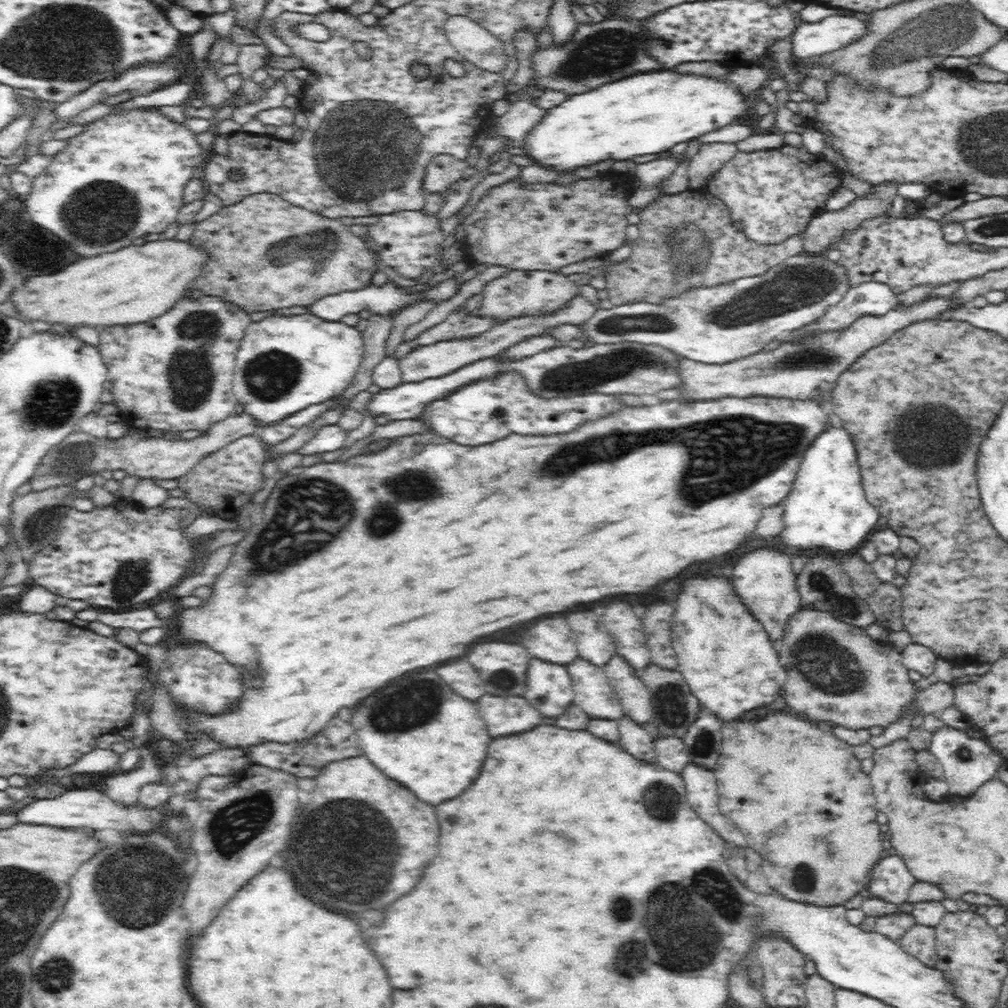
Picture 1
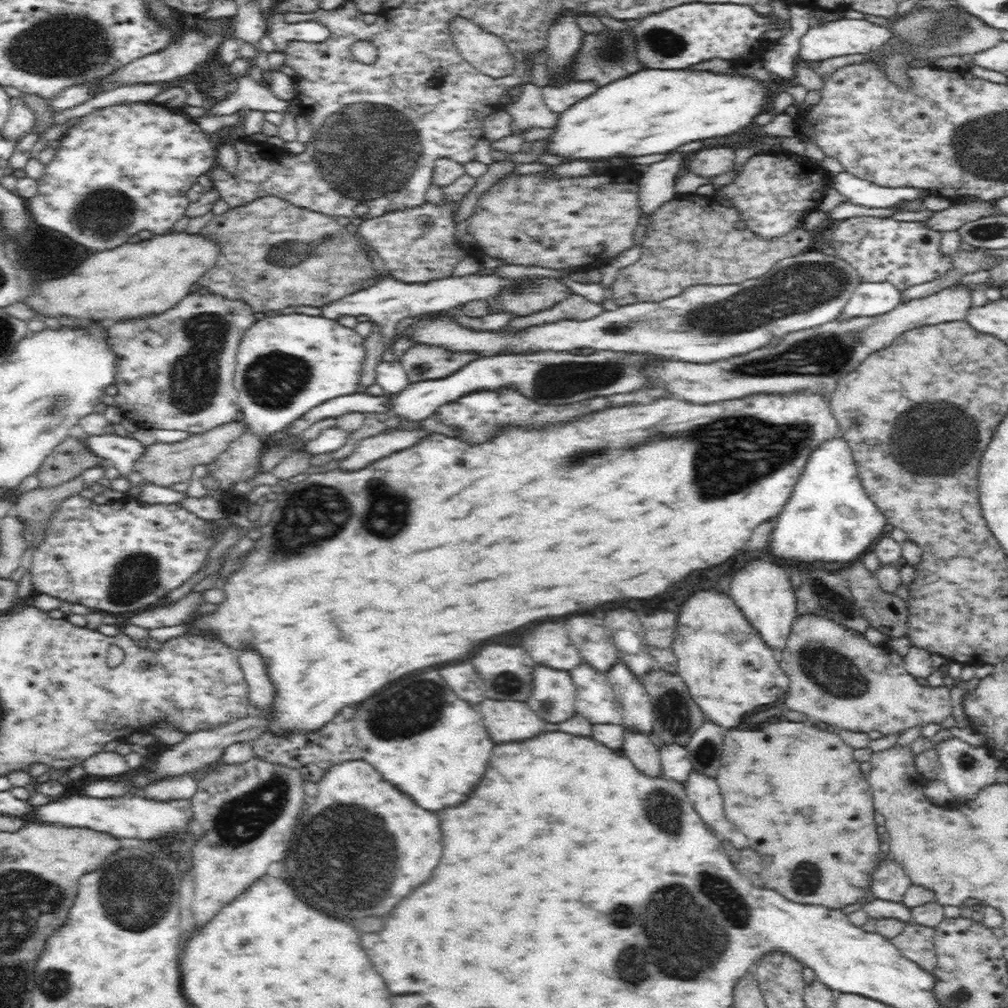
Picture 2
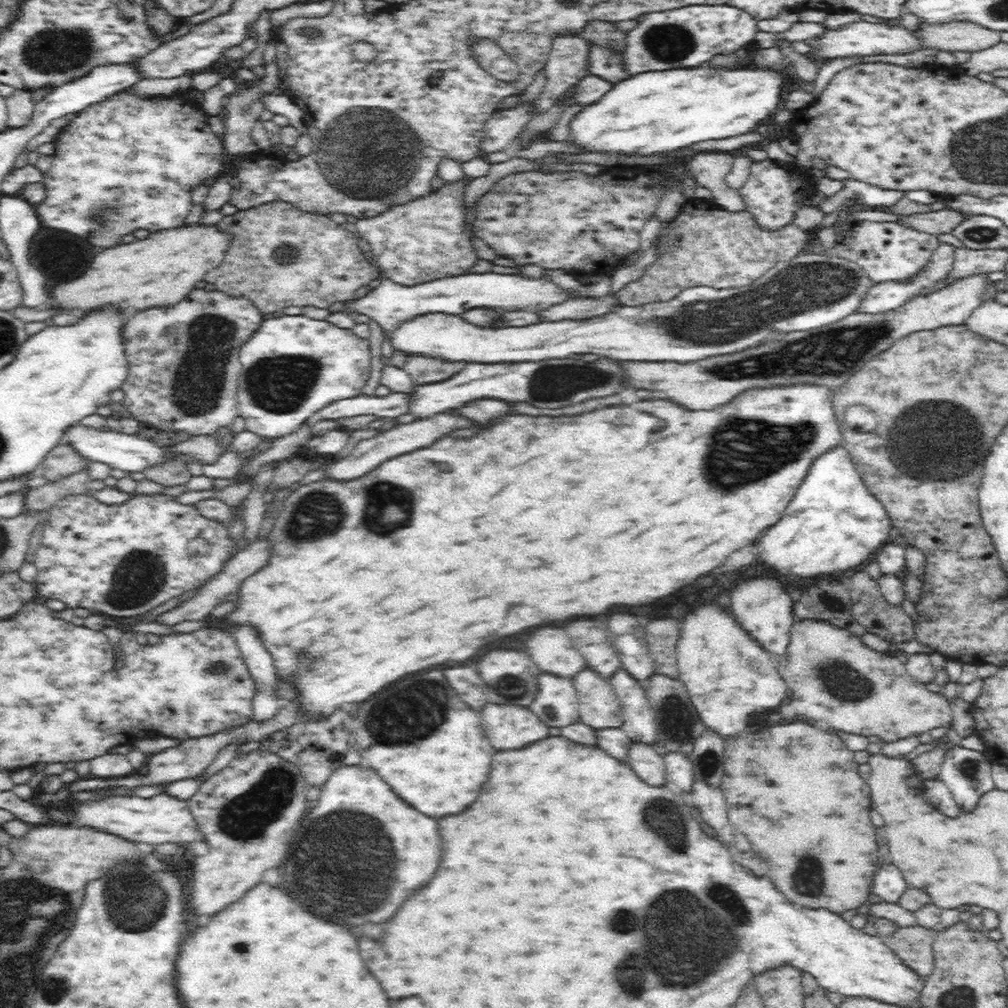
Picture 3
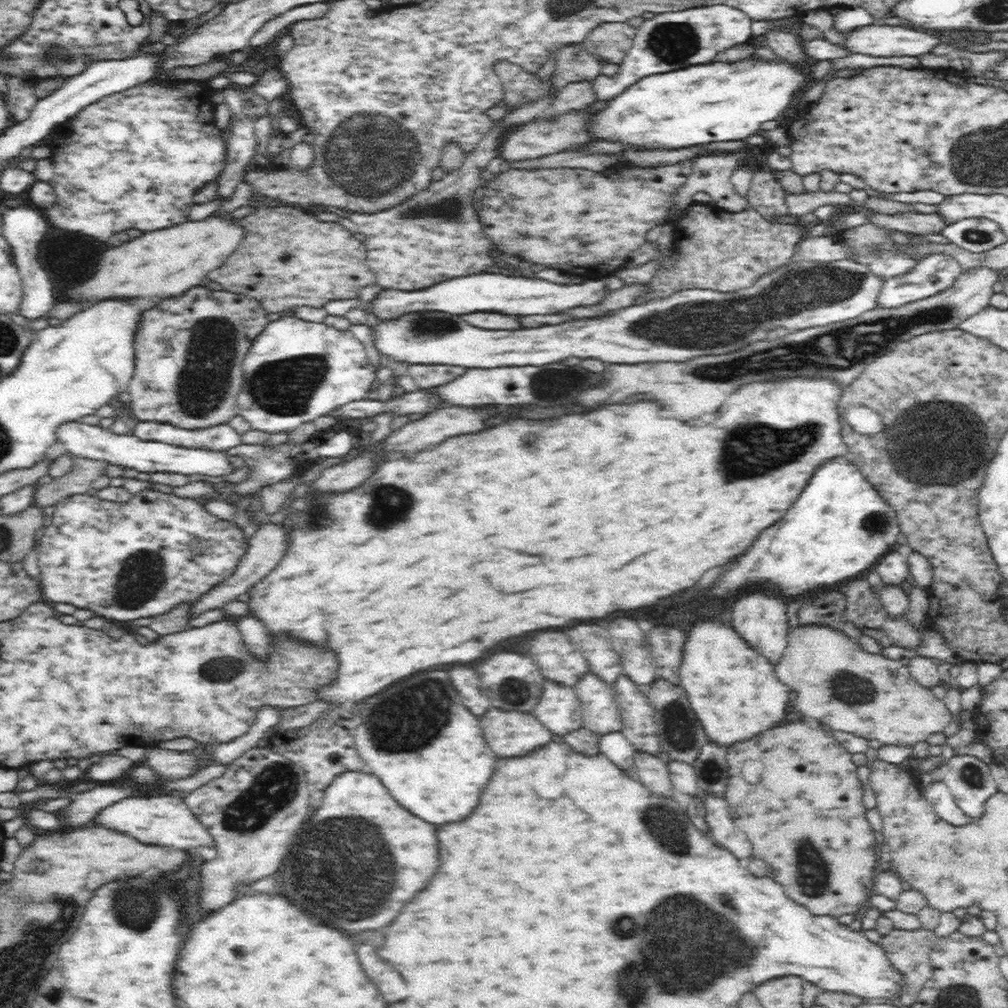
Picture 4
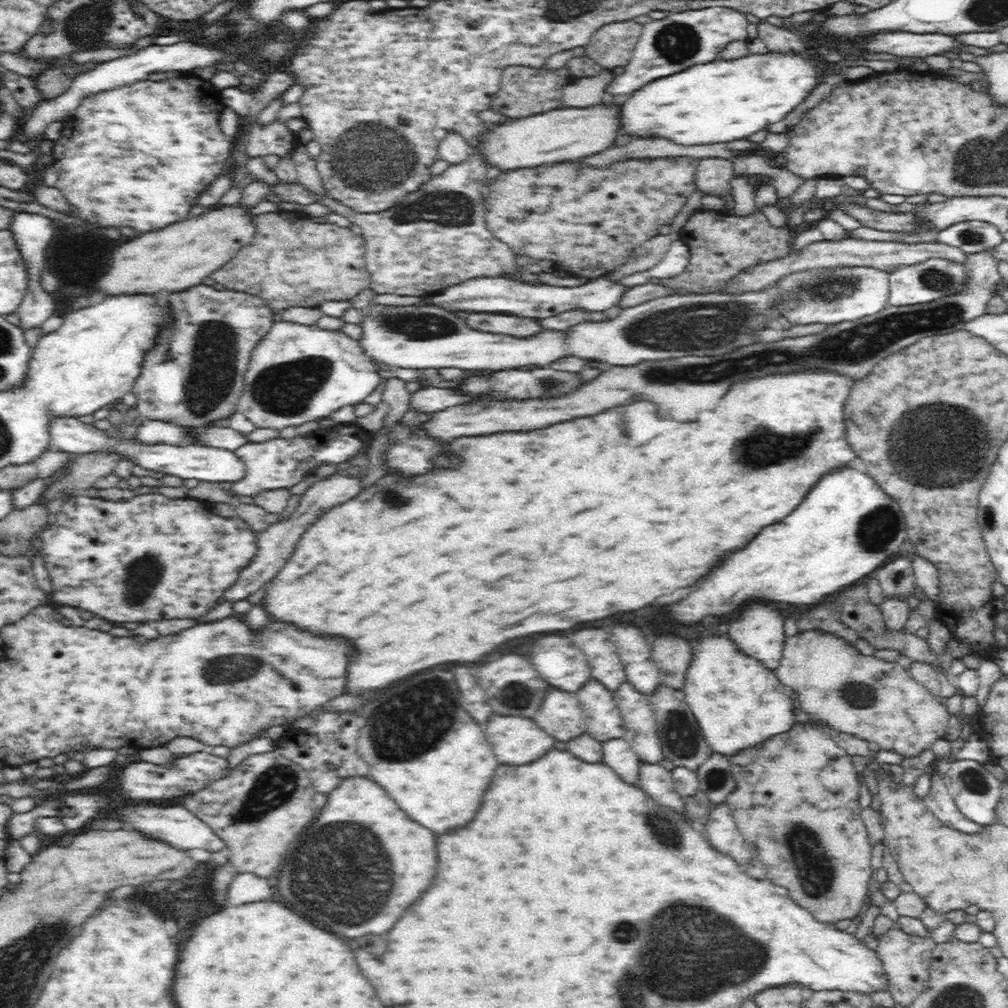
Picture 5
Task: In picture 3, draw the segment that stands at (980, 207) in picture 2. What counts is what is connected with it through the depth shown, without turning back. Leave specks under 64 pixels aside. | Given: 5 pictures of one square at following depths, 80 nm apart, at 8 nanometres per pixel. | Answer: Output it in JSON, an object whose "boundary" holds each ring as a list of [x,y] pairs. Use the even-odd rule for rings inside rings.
{"boundary":[[[945,208],[939,211],[904,215],[902,220],[898,218],[895,223],[912,228],[916,232],[937,236],[951,233],[951,230],[966,217],[968,216],[962,216]]]}

